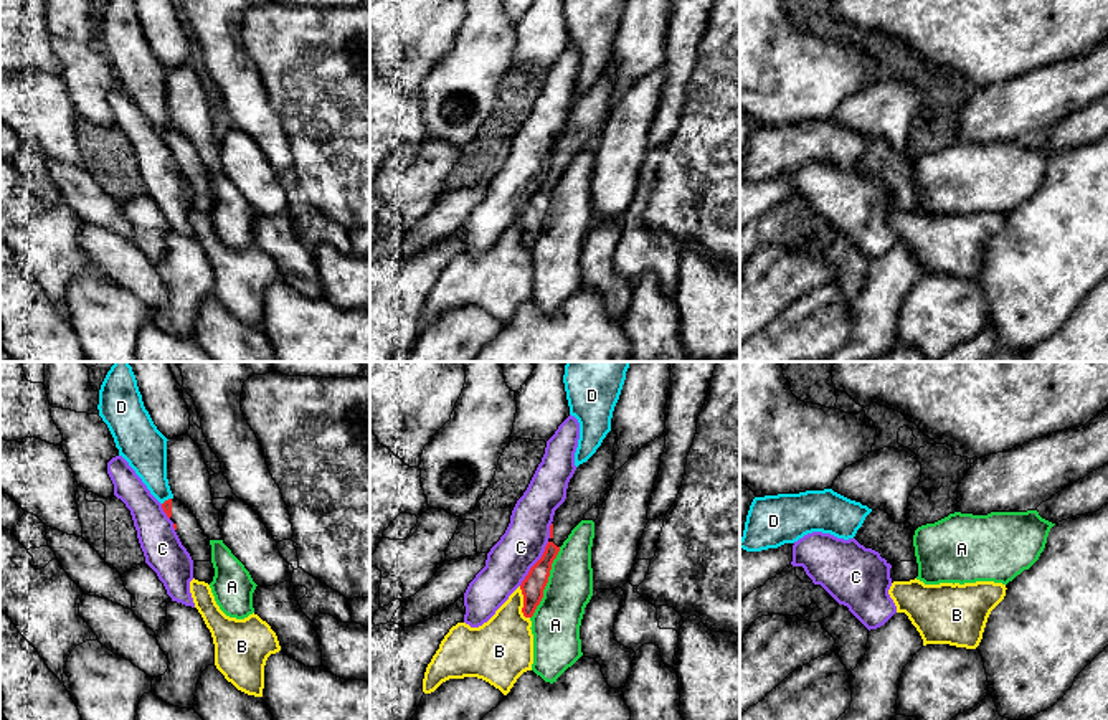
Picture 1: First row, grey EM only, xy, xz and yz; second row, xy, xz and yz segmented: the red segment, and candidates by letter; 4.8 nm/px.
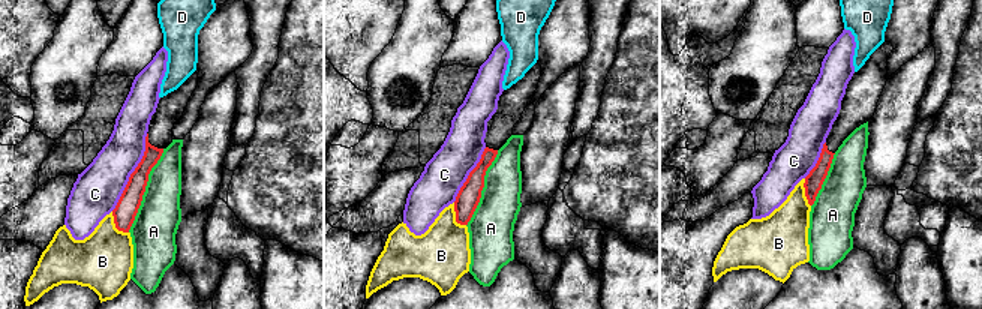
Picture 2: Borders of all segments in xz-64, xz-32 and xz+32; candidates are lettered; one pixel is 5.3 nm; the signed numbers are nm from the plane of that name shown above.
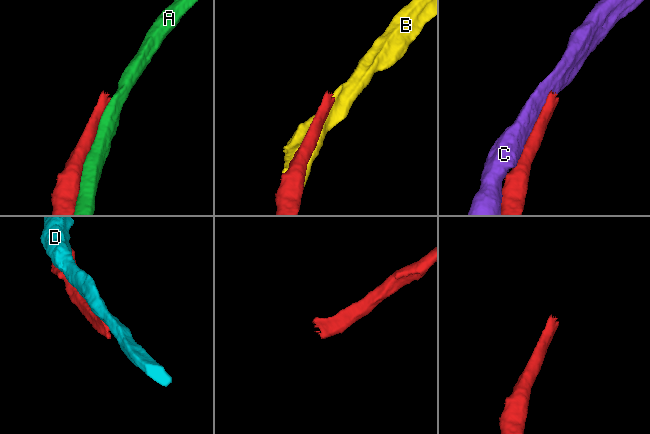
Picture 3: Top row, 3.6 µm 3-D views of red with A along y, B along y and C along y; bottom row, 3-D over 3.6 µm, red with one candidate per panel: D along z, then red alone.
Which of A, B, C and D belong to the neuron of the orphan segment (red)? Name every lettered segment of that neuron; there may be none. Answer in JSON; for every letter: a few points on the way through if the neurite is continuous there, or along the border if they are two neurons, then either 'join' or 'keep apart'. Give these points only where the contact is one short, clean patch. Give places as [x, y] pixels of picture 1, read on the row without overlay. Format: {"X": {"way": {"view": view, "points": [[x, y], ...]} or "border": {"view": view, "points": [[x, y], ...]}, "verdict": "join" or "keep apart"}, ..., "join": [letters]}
{"A": {"verdict": "keep apart"}, "B": {"verdict": "keep apart"}, "C": {"verdict": "keep apart"}, "D": {"border": {"view": "xy", "points": [[170, 127], [162, 134]]}, "verdict": "keep apart"}, "join": []}

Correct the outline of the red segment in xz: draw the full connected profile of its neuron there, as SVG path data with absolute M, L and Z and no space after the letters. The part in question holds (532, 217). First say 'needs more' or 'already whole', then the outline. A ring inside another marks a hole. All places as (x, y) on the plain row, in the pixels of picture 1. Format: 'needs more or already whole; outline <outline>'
needs more; outline M609 61L596 83L583 94L580 94L568 112L566 129L555 140L550 155L550 168L542 188L530 198L528 205L520 215L523 225L522 243L532 248L543 228L543 220L548 213L552 193L556 188L560 177L568 168L571 160L585 150L585 144L599 134L614 106L614 74L616 61Z

